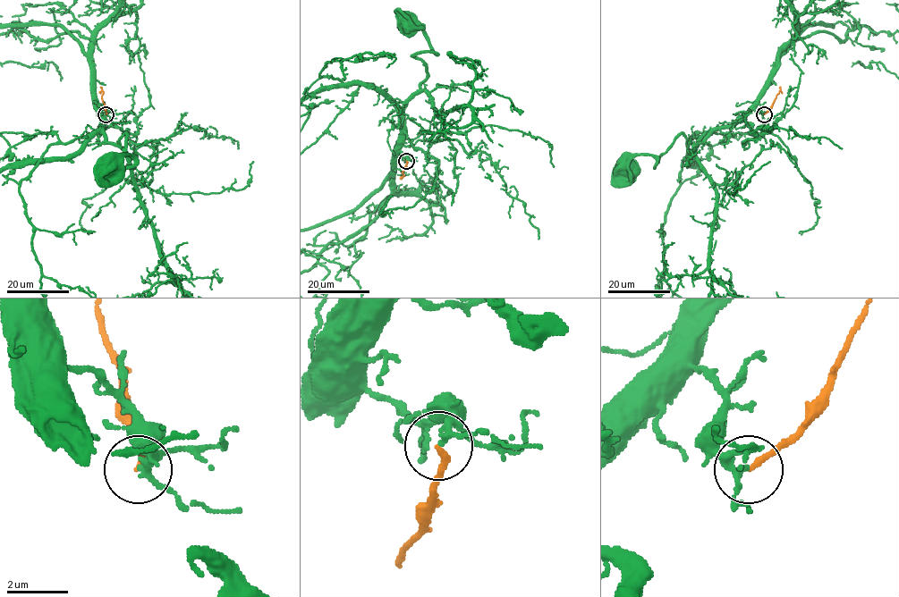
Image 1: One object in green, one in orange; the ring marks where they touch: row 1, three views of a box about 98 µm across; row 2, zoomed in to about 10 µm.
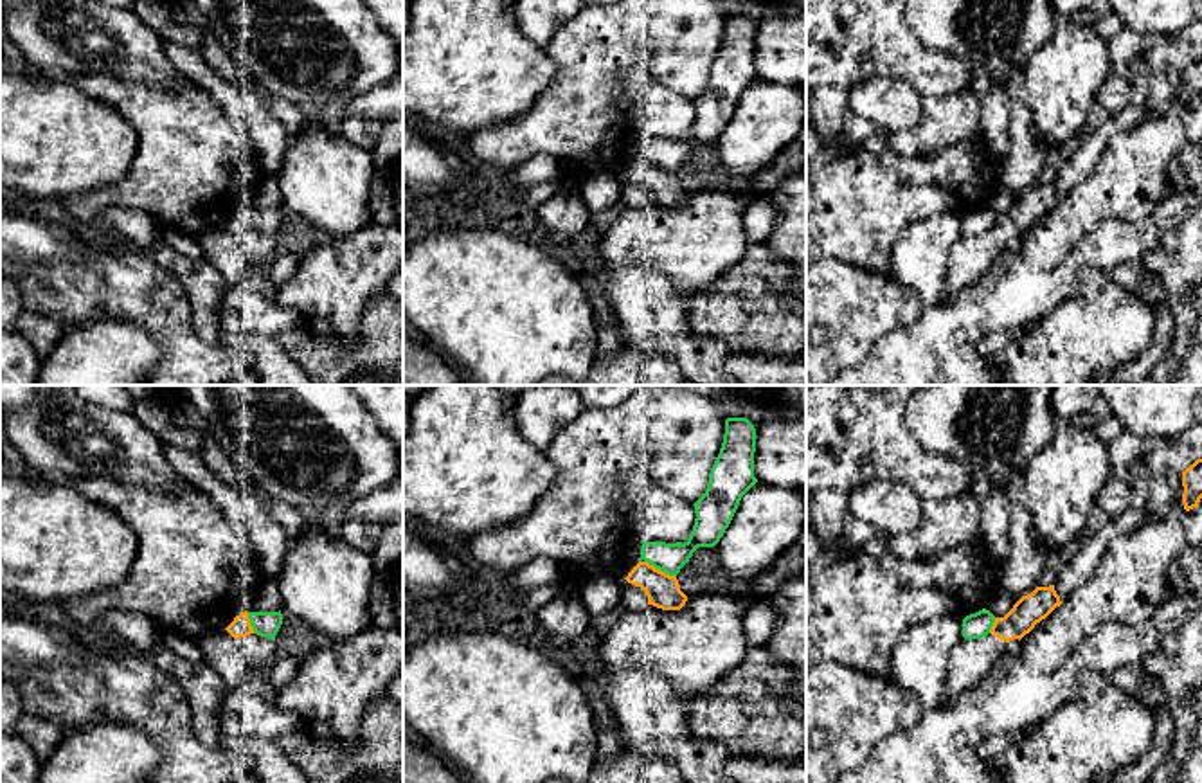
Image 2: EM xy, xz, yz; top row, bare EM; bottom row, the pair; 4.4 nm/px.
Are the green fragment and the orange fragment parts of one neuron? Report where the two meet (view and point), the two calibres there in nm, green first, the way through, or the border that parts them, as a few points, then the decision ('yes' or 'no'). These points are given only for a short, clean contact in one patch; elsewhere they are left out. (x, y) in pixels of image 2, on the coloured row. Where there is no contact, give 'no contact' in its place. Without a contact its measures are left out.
contact xz (661, 569); calibres 140 and 150 nm; no

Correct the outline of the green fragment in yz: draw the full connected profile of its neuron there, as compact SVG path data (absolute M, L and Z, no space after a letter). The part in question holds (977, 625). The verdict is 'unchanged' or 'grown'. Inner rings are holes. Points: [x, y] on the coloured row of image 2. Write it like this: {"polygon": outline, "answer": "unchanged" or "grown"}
{"polygon": "M982 608L975 614L970 614L963 619L963 637L964 639L981 639L991 632L991 626L995 623L995 616Z", "answer": "unchanged"}

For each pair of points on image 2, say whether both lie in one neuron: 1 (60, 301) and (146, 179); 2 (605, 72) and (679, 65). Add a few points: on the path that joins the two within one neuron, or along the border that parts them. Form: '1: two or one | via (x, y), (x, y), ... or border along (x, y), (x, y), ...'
1: two | border along (101, 242), (121, 243)
2: one | via (623, 58), (661, 58)

